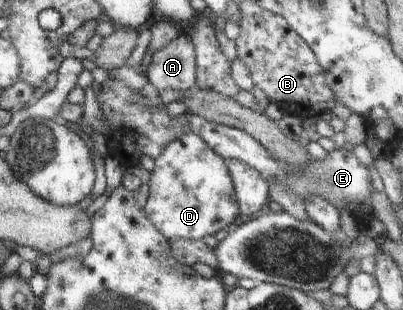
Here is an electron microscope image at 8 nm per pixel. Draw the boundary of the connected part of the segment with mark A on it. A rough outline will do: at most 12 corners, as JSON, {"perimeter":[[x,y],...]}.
{"perimeter":[[185,33],[152,54],[157,89],[194,88],[195,47]]}

